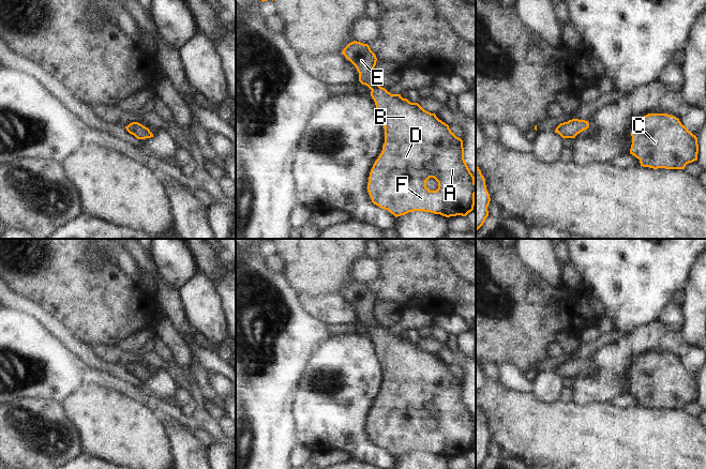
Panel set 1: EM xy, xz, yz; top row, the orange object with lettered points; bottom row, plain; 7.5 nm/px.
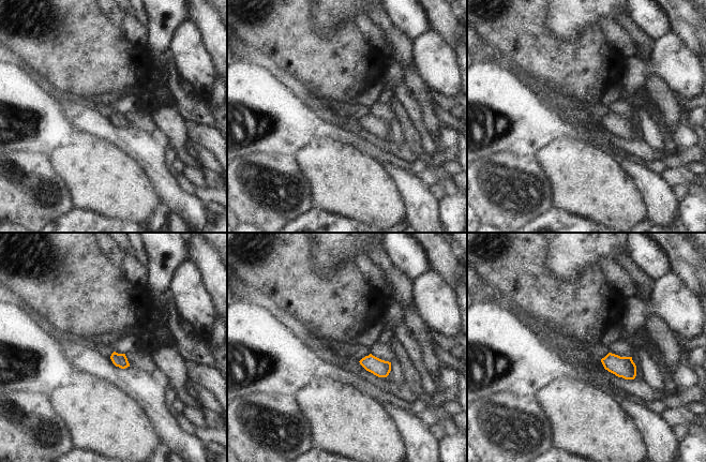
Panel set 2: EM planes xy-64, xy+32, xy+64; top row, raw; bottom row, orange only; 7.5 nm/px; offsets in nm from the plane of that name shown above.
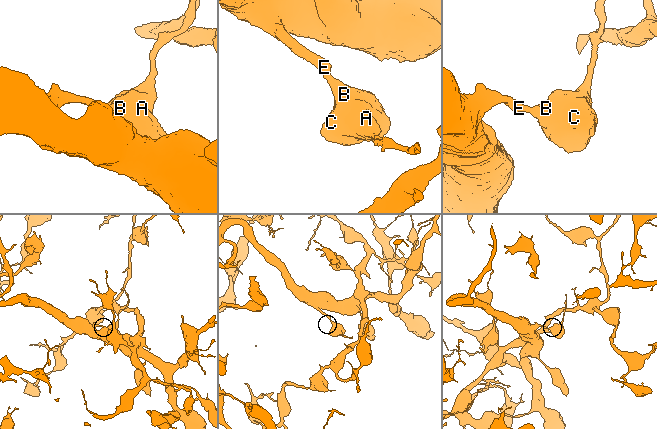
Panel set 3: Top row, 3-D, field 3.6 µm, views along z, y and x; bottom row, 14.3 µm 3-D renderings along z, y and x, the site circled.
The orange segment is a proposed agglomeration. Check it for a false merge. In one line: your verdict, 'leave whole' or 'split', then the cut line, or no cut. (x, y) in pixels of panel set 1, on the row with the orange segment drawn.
leave whole | no cut

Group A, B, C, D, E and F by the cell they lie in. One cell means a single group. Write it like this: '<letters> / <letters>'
A B C D E F

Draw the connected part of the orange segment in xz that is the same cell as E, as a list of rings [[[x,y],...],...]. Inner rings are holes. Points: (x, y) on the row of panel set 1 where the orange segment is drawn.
[[[354,41],[341,54],[356,66],[359,81],[372,90],[371,96],[385,127],[382,151],[369,177],[367,192],[372,202],[395,217],[414,211],[446,217],[466,216],[474,210],[476,182],[464,160],[463,140],[435,114],[424,110],[418,103],[403,99],[401,94],[391,94],[378,85],[374,76],[377,58],[367,44]],[[430,178],[438,182],[436,191],[426,187]]]

